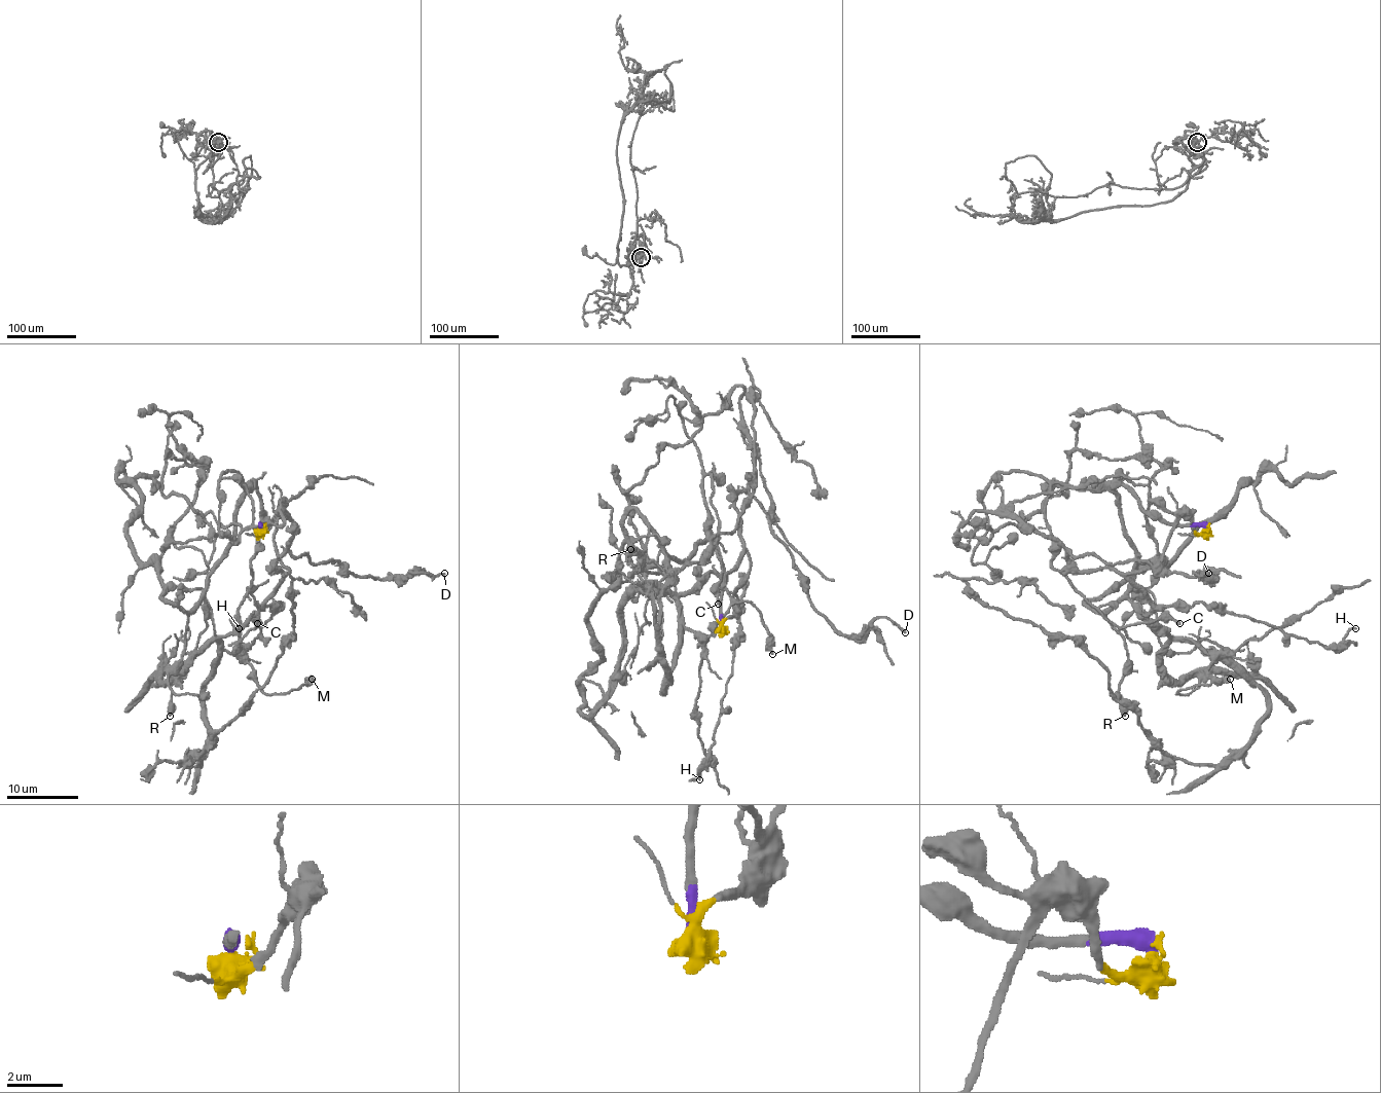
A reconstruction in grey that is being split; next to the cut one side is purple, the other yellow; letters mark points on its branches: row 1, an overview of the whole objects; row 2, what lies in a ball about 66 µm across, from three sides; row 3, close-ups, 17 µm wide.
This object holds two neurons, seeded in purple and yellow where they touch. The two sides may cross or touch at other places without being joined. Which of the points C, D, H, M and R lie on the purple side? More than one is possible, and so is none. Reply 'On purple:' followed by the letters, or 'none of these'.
On purple: C, R

